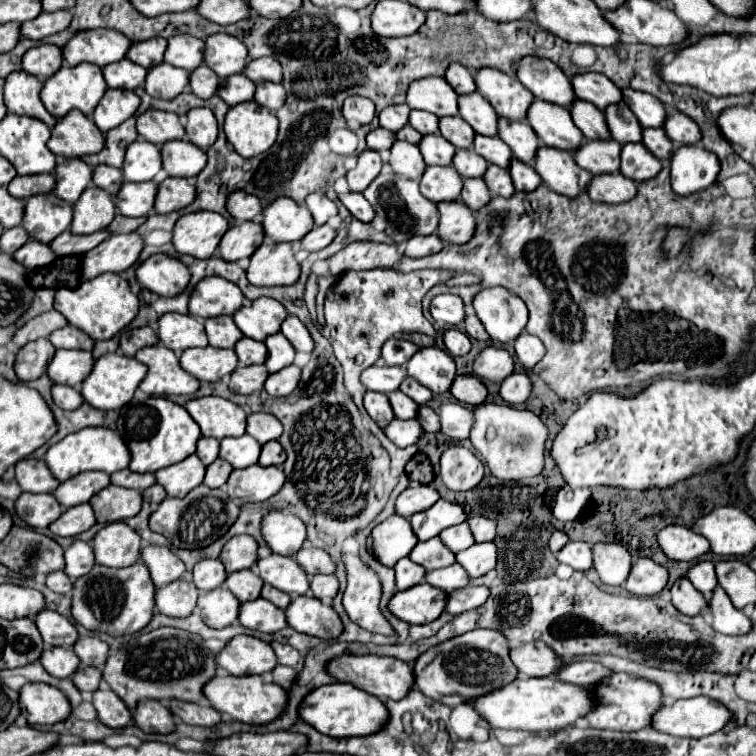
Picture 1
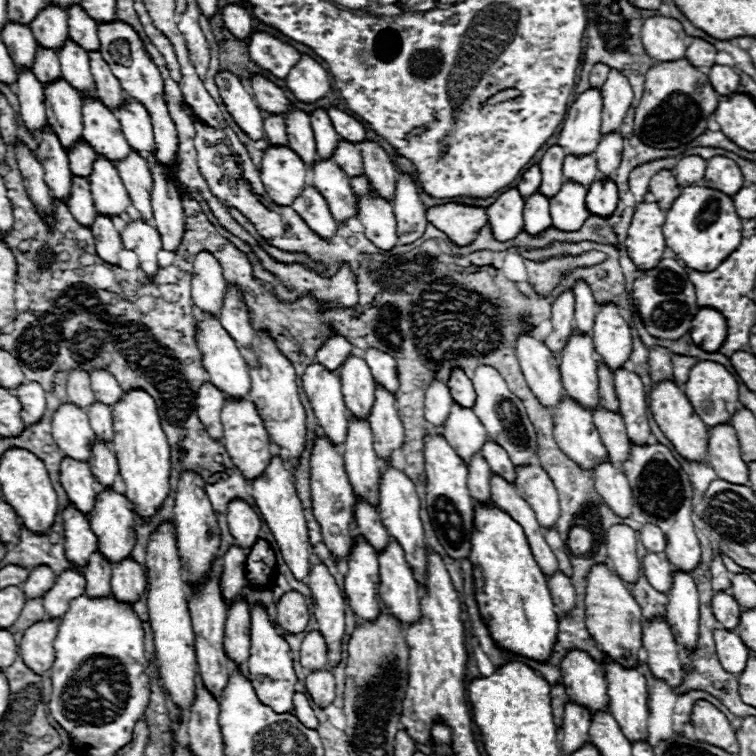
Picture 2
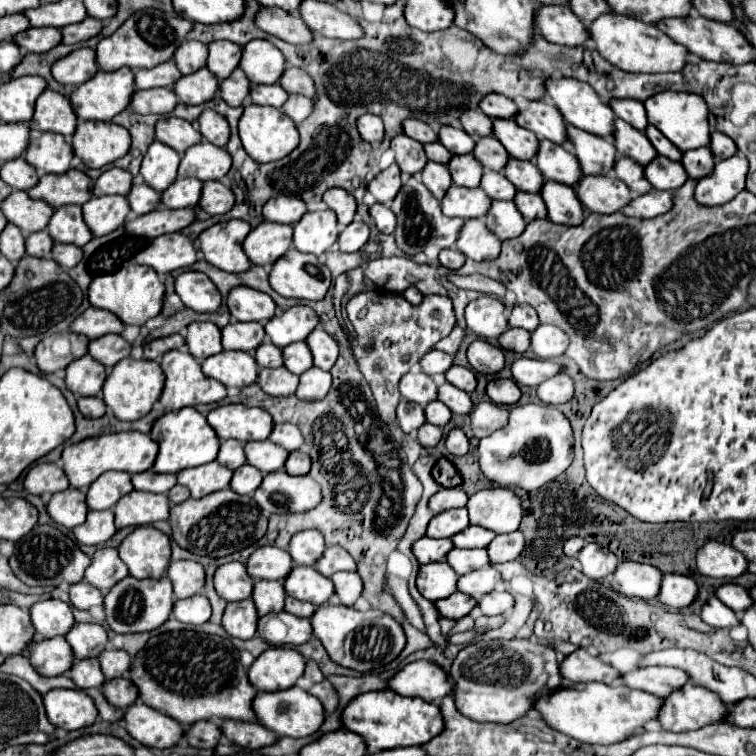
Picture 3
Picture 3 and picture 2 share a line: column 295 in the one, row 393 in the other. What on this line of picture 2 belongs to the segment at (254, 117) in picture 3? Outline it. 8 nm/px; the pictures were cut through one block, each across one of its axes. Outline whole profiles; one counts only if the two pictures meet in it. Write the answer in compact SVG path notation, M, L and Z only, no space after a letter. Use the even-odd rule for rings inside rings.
M142 388L124 392L124 396L112 408L112 422L114 422L112 450L116 452L120 476L126 486L124 496L132 502L132 510L136 510L140 516L154 516L156 508L170 492L168 486L170 446L162 430L154 398Z

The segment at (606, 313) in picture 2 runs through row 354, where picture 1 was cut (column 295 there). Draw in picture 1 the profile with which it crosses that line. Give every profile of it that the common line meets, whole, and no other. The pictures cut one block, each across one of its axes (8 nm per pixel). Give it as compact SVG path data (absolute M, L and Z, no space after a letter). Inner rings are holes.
M298 596L292 600L286 608L286 620L294 630L322 640L336 640L344 632L336 610L314 596Z

